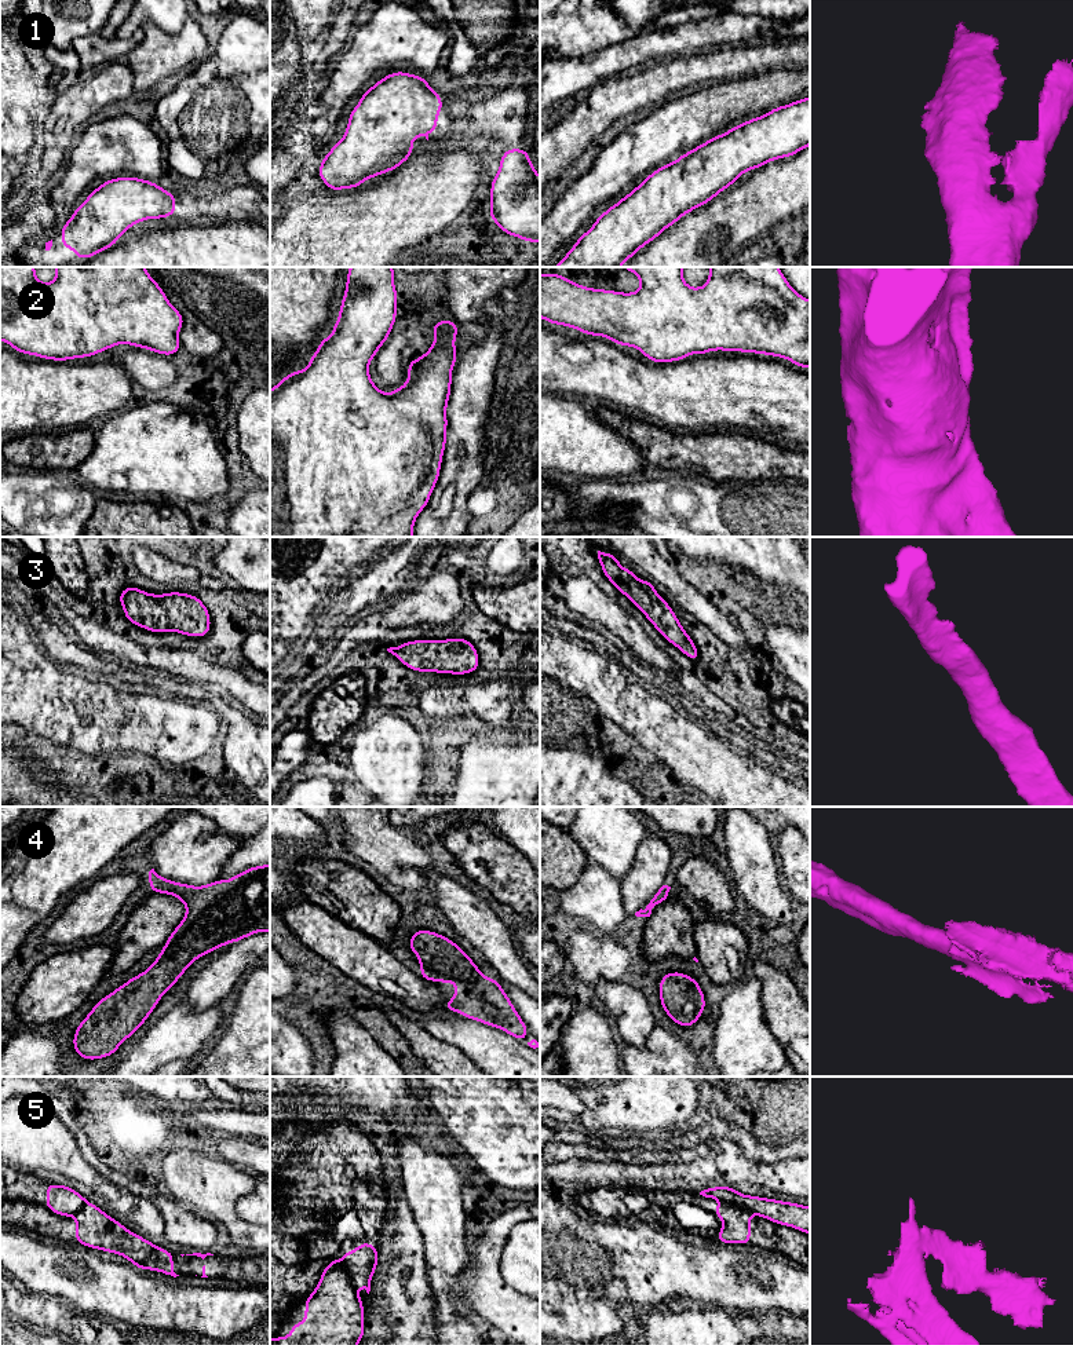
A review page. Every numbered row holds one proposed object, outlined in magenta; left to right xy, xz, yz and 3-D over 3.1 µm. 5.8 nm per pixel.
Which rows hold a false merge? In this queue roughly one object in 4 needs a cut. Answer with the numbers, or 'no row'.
5

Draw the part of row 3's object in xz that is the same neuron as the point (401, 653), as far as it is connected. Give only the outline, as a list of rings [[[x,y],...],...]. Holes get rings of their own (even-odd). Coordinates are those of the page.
[[[463,637],[412,640],[387,651],[415,672],[467,675],[475,673],[479,665],[477,648]]]

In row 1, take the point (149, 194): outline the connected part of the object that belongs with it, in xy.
[[[123,176],[101,183],[87,200],[76,206],[69,222],[59,231],[63,249],[76,259],[91,259],[114,246],[134,224],[147,219],[176,215],[176,197],[146,179]]]

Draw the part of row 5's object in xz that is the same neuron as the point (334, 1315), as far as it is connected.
[[[339,1258],[322,1269],[304,1305],[304,1322],[292,1323],[291,1335],[270,1345],[357,1345],[365,1337],[364,1301]]]

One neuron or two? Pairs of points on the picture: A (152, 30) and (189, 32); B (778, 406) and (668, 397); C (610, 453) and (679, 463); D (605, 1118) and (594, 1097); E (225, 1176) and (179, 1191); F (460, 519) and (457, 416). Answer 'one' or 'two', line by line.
A: one
B: one
C: two
D: one
E: one
F: one

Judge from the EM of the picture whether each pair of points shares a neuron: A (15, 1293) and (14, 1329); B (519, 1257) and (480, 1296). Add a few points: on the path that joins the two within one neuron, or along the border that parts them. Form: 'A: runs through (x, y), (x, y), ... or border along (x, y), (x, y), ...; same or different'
A: runs through (14, 1301), (14, 1320); same
B: border along (497, 1269), (511, 1286), (525, 1294); different

